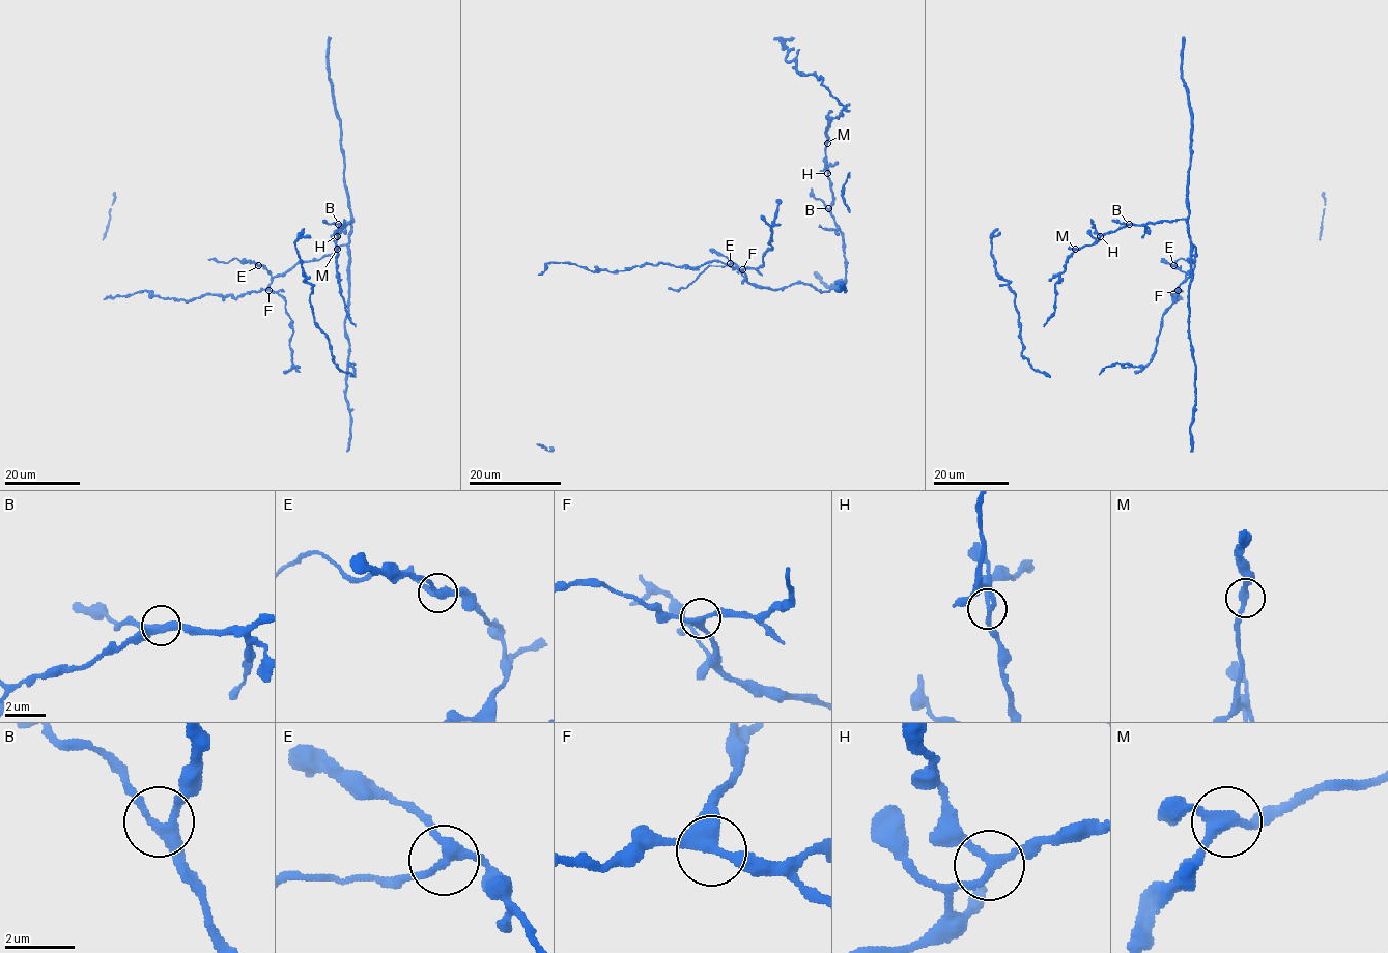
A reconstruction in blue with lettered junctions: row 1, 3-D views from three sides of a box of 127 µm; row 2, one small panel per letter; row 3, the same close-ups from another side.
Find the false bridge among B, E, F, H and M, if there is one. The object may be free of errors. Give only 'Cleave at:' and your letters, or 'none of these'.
Cleave at: E

